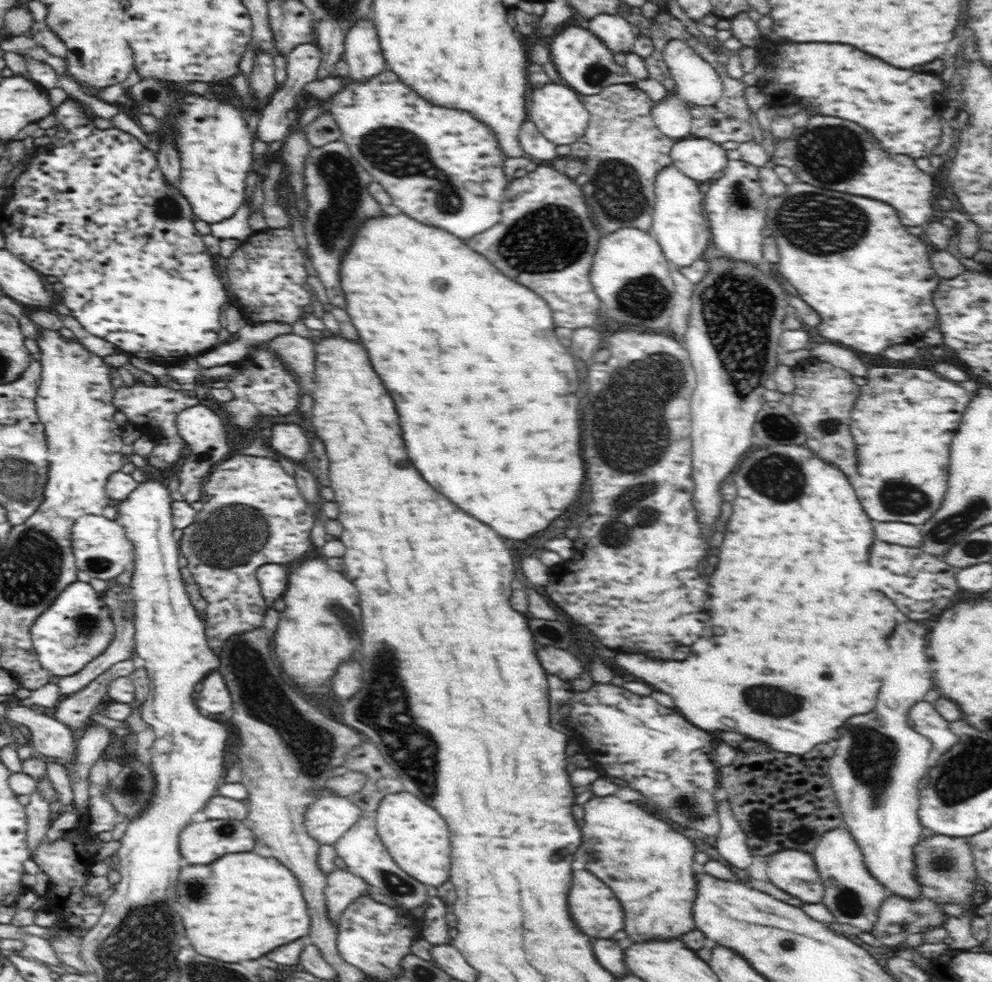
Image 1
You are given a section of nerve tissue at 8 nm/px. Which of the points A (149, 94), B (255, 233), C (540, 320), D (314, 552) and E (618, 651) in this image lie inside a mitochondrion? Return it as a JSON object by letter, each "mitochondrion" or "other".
{"A":"mitochondrion","B":"other","C":"other","D":"other","E":"other"}

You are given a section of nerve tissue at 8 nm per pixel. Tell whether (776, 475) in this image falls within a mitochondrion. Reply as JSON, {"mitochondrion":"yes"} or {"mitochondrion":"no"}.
{"mitochondrion":"yes"}

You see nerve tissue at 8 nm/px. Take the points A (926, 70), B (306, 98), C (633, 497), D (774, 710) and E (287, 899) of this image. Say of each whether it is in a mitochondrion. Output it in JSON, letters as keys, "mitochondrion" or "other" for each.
{"A":"other","B":"other","C":"mitochondrion","D":"mitochondrion","E":"other"}

